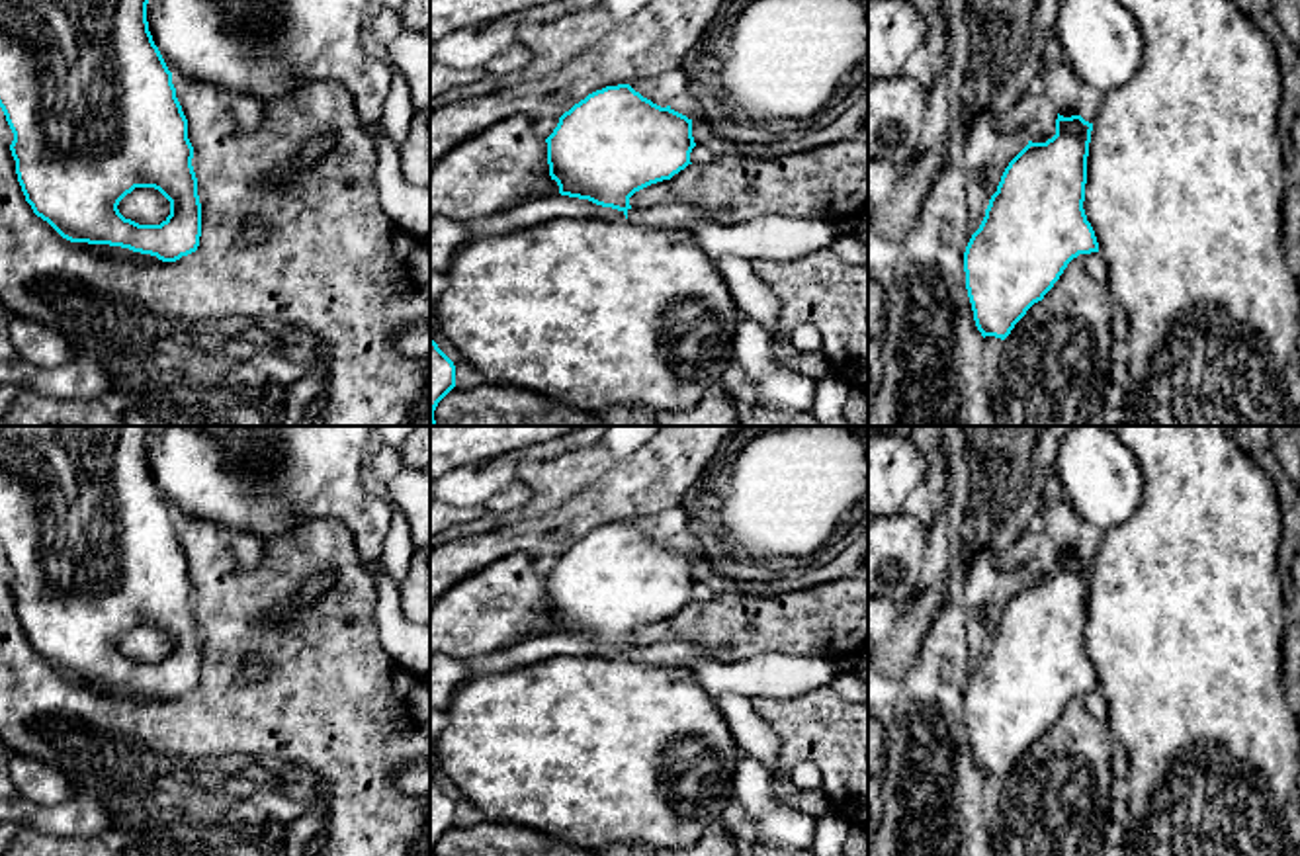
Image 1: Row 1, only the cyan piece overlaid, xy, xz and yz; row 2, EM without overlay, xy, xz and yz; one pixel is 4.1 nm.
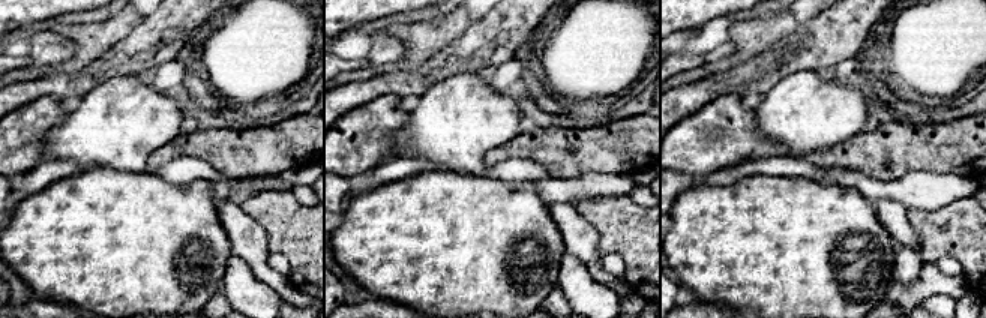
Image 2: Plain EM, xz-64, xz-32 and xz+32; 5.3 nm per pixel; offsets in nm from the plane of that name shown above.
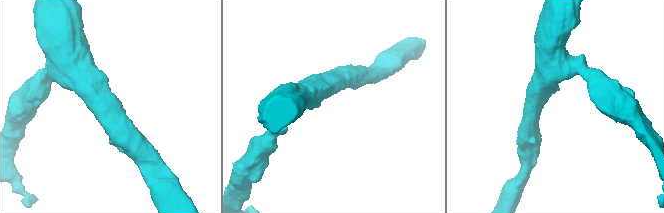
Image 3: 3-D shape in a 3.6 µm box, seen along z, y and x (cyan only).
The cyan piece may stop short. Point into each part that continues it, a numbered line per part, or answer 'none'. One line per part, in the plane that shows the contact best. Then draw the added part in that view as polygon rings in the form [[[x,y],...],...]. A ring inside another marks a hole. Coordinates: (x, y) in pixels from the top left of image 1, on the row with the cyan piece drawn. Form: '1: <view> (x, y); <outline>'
1: xz (665, 215); [[[659,203],[645,211],[628,209],[626,221],[651,229],[678,229],[690,223],[710,221],[710,217],[700,207],[688,203]]]

